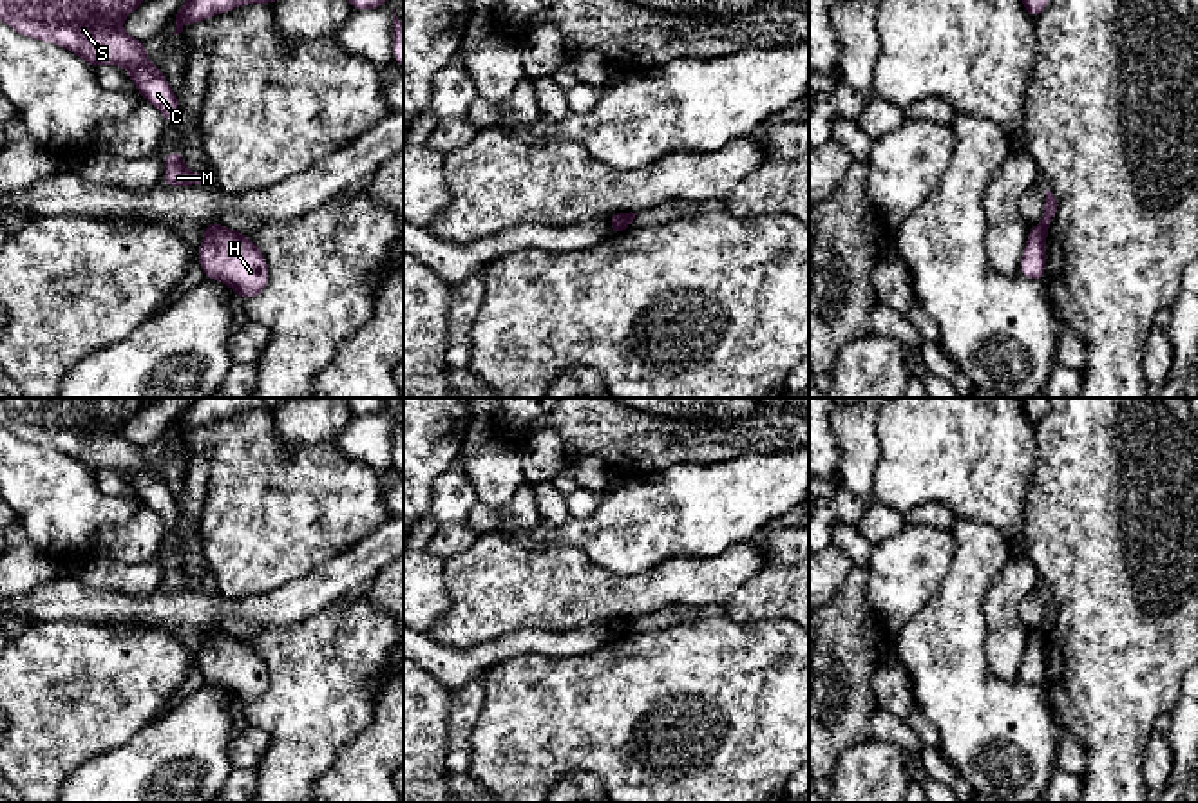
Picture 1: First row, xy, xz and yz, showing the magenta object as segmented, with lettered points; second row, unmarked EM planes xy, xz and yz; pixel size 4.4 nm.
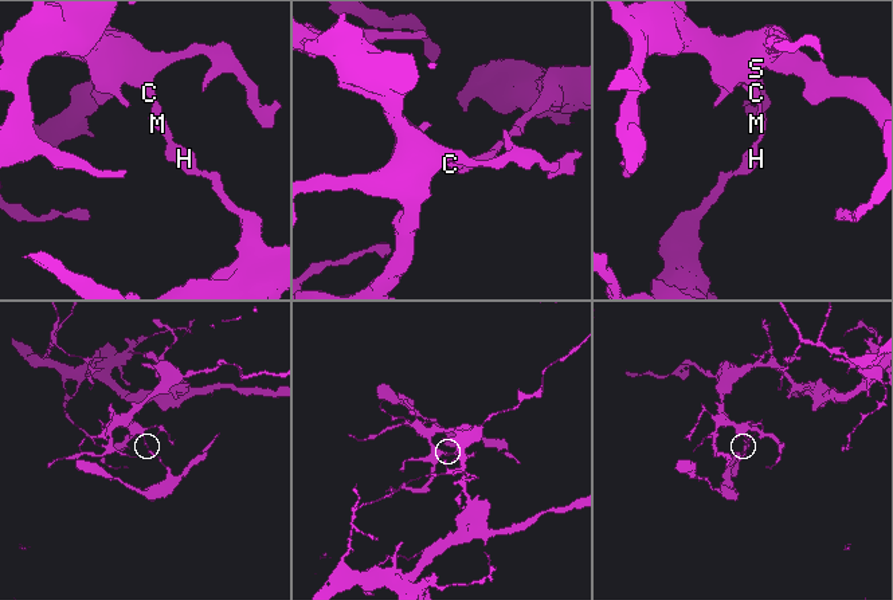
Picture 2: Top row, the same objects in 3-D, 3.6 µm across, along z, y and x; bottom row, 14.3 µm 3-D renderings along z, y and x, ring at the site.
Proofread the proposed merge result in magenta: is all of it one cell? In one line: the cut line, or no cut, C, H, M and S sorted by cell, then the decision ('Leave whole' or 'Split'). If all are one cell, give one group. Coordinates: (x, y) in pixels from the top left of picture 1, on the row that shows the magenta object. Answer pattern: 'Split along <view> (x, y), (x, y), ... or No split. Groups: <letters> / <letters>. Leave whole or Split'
Split along yz (1039, 225), (1045, 232). Groups: C M S / H. Split

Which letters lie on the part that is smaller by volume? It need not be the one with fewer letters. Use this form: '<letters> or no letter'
H

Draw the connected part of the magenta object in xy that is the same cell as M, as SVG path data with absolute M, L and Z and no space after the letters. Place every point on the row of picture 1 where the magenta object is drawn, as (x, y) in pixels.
M179 148L165 154L165 166L163 186L197 186L206 183L206 174L194 174L183 165Z

